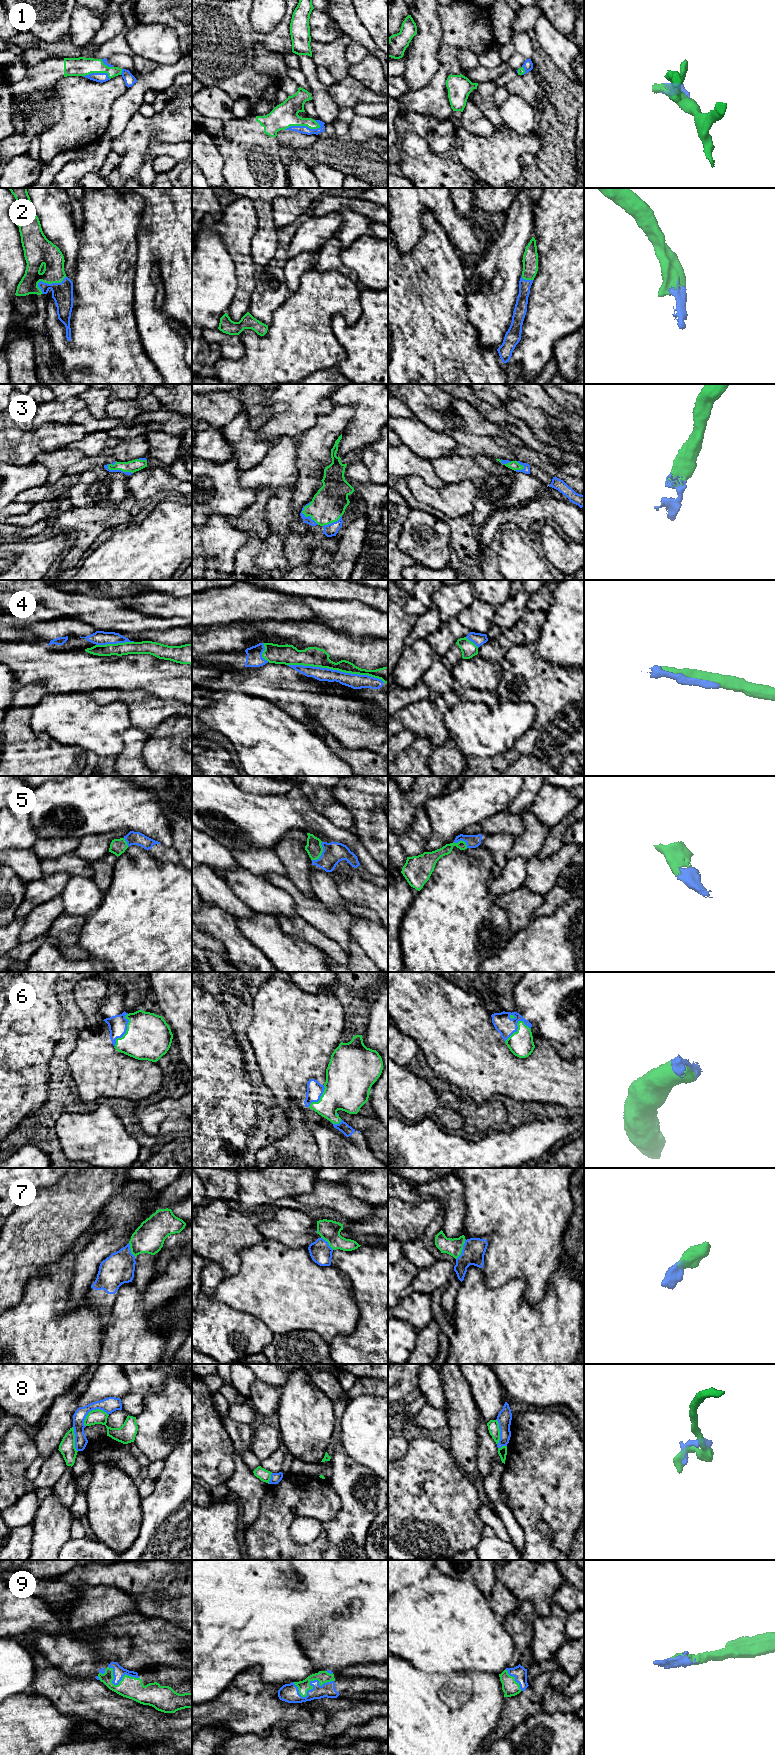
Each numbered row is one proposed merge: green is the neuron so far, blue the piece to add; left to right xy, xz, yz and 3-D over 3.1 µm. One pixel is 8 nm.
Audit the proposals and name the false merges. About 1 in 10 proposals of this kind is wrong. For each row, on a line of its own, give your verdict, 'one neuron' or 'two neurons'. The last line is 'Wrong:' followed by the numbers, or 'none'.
1: one neuron
2: one neuron
3: one neuron
4: one neuron
5: one neuron
6: one neuron
7: one neuron
8: two neurons
9: one neuron
Wrong: 8

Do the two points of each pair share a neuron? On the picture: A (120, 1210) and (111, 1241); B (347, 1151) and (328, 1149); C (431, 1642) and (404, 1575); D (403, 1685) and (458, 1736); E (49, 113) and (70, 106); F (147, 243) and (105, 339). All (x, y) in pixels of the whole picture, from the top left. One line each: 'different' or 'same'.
A: same
B: same
C: different
D: same
E: different
F: different

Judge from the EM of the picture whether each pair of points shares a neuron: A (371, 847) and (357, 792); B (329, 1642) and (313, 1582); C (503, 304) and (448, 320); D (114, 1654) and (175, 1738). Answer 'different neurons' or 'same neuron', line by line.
A: same neuron
B: same neuron
C: different neurons
D: different neurons

